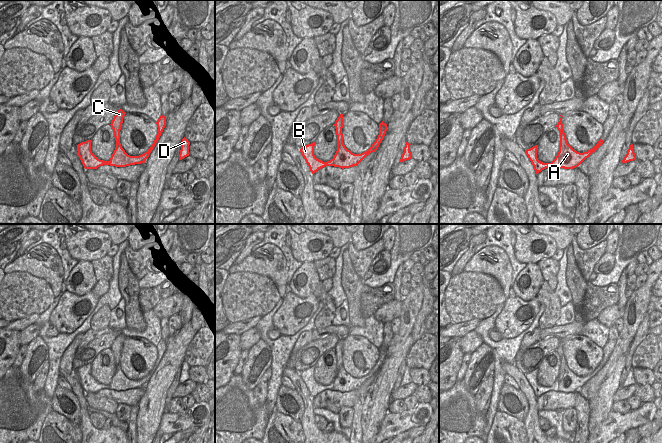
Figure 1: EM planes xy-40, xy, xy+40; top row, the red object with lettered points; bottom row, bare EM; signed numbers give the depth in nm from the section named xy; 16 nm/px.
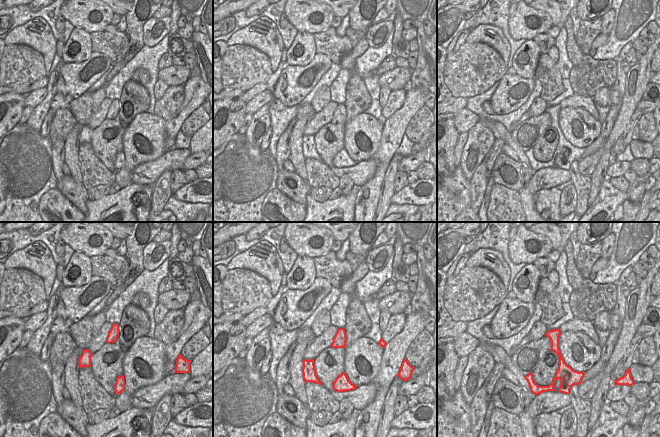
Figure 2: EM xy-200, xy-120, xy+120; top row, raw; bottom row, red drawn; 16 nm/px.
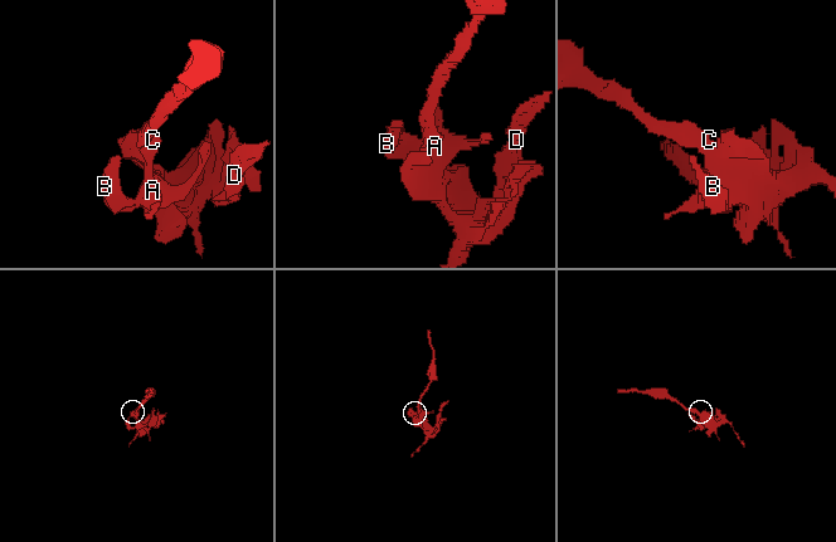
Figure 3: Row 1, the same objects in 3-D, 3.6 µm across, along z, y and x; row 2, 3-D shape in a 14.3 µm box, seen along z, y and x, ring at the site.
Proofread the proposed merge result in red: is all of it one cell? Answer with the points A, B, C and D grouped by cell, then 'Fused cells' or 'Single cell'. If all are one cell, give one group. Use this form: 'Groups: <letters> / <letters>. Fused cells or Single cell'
Groups: A B D / C. Fused cells

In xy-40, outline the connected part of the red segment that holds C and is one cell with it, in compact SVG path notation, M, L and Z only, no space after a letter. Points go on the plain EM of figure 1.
M119 333L116 336L116 338L115 338L111 348L110 348L112 353L113 353L116 366L120 364L120 354L122 351L123 342L124 342L125 338L126 337L122 333Z

